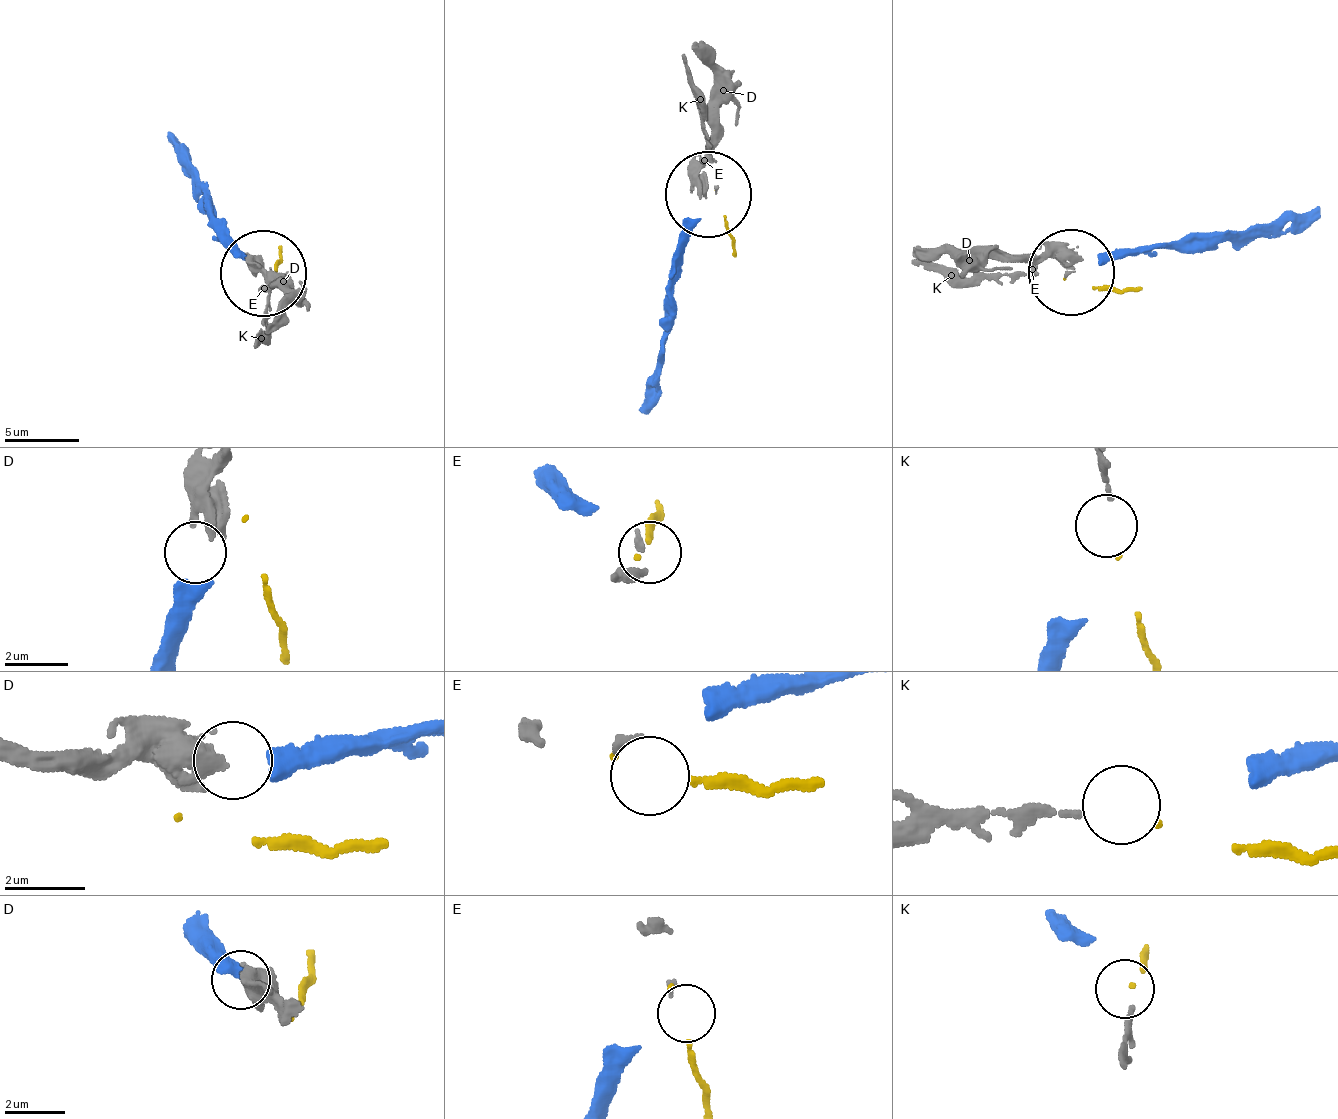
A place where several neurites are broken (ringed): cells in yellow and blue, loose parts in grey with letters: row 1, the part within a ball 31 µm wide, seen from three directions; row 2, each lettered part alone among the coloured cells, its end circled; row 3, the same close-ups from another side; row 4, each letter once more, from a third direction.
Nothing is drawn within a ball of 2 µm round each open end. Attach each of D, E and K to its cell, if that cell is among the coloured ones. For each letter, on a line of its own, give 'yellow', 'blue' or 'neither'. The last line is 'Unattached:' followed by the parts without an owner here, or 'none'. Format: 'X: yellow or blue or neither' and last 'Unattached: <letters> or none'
D: blue
E: neither
K: yellow
Unattached: E

